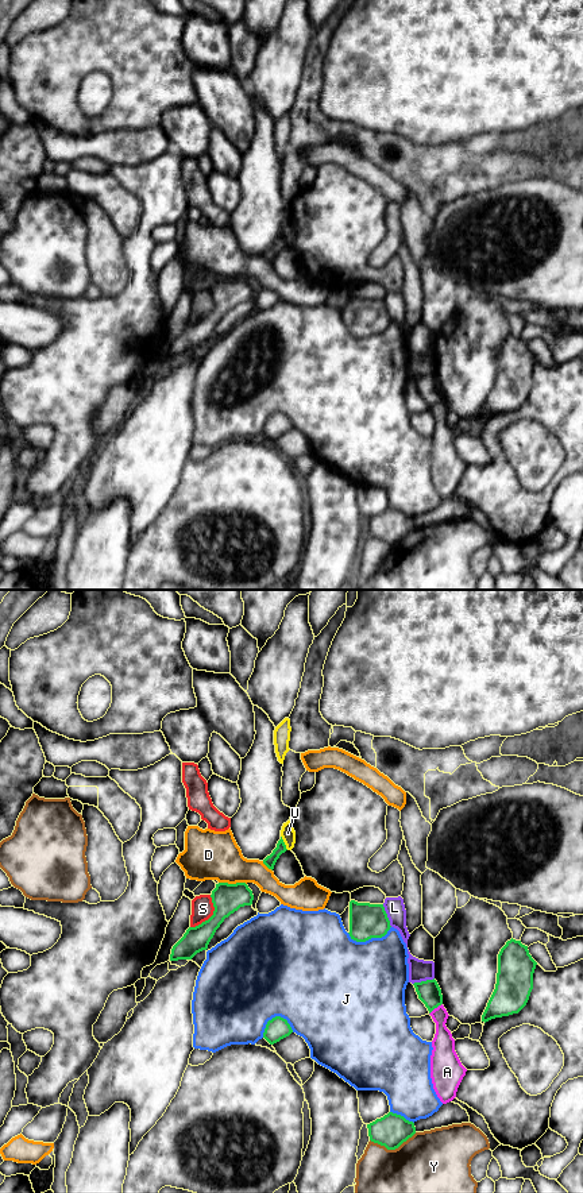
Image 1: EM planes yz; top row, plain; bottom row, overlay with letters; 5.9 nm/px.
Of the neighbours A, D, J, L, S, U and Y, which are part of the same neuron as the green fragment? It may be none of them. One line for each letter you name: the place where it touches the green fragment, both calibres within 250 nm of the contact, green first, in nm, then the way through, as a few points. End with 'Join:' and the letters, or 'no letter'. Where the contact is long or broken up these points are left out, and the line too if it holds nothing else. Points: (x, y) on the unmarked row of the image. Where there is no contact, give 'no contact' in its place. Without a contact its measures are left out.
Join: no letter

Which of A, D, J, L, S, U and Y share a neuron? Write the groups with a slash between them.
A / D / J / L U / S / Y

